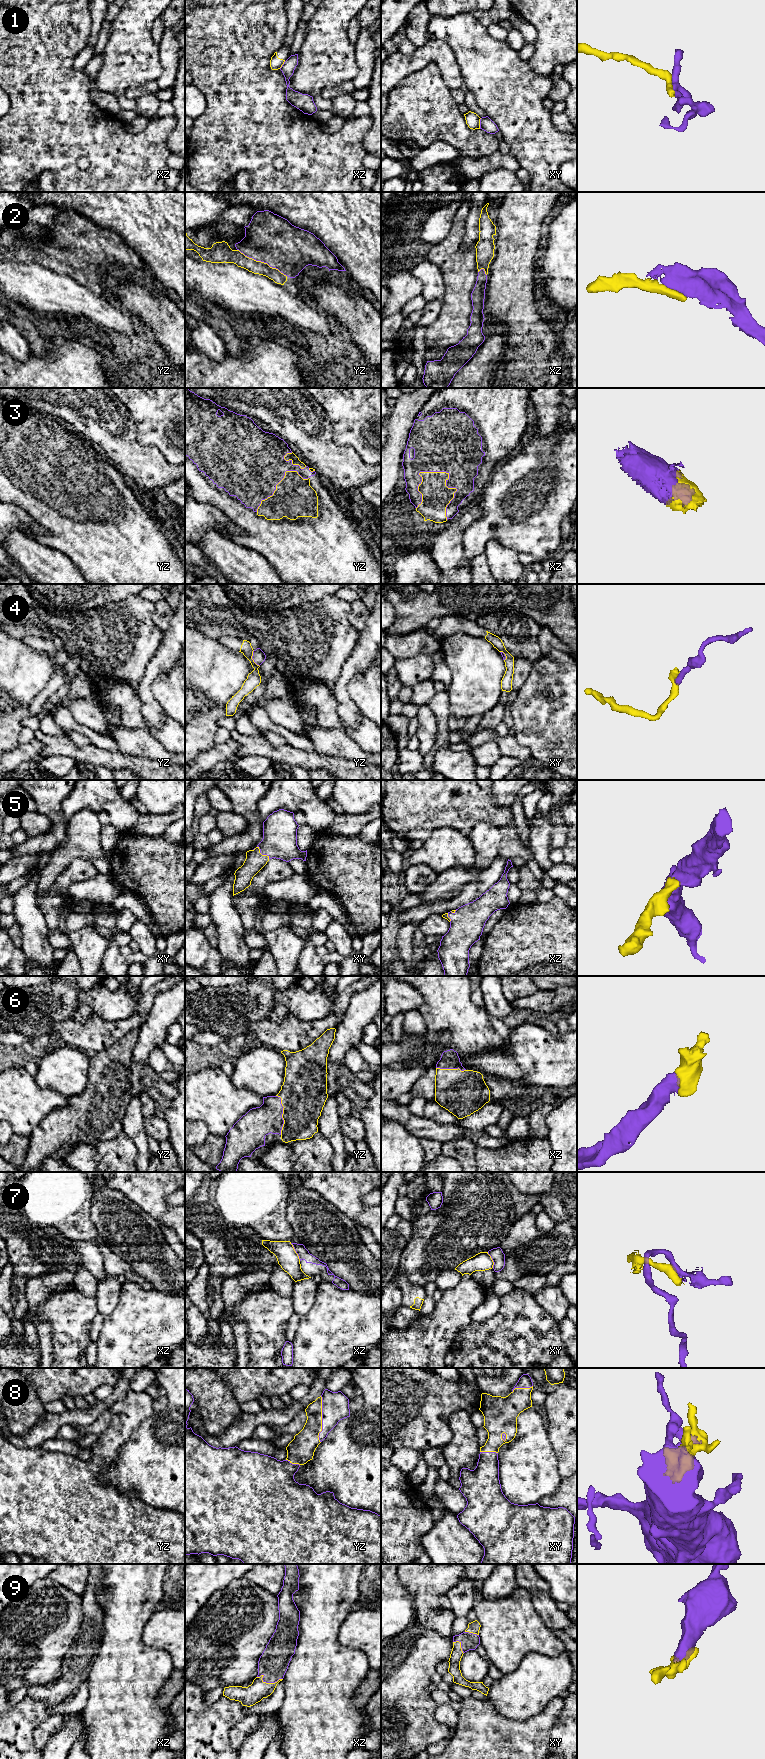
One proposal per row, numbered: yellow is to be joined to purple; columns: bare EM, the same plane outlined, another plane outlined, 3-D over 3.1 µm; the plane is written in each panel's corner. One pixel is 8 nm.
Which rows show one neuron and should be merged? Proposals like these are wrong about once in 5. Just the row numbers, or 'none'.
2, 3, 4, 5, 6, 8, 9

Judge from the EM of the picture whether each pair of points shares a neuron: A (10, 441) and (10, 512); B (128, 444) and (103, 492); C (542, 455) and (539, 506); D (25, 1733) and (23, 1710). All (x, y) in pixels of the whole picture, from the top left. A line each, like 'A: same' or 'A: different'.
A: different
B: different
C: same
D: same

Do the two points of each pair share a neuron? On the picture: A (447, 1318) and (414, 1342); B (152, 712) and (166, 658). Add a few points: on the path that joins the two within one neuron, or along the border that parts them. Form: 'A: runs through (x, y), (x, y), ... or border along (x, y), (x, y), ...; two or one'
A: runs through (440, 1326), (422, 1342); one
B: runs through (147, 699), (147, 679), (153, 671); one

